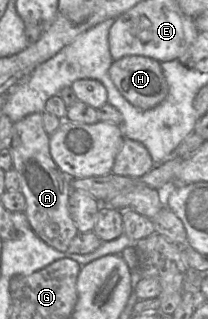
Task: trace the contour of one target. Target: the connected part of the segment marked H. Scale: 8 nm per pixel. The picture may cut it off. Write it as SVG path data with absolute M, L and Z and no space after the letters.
M126 56L113 61L109 76L121 95L141 110L156 107L168 95L160 62L146 56Z

